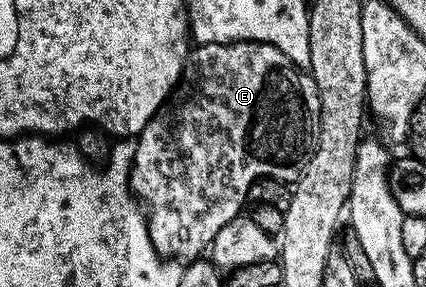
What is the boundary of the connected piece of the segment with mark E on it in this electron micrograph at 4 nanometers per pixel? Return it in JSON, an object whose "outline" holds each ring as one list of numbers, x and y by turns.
{"outline":[[234,40,232,44,200,44,190,49,187,62,183,65,183,75,180,76,178,84,175,85,175,91,167,97,166,102,157,110,157,114,148,122,139,132,135,145,135,163,131,166,131,191,141,201,142,207,145,209,147,218,147,229,149,230,149,238,153,242,153,246,158,250,160,257,174,258,179,262,190,262,200,259,210,249,214,242,215,235,227,222,235,216,240,215,243,203,247,200,247,191,251,188,254,180,259,180,262,176,268,176,271,180,289,180,295,182,302,175,307,164,311,160,311,156,315,152,316,140,319,136,319,111,321,110,321,102,318,98,317,86,314,84,314,78,311,77,310,71,297,67,297,65,289,58,285,58,285,54,281,54,281,50,274,48,272,44,256,44,249,40]]}

